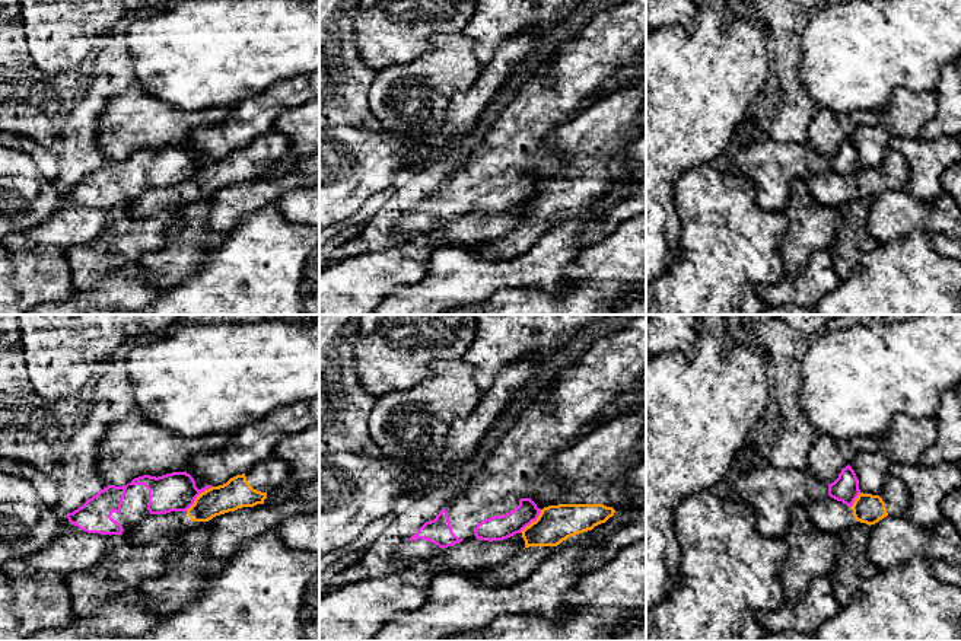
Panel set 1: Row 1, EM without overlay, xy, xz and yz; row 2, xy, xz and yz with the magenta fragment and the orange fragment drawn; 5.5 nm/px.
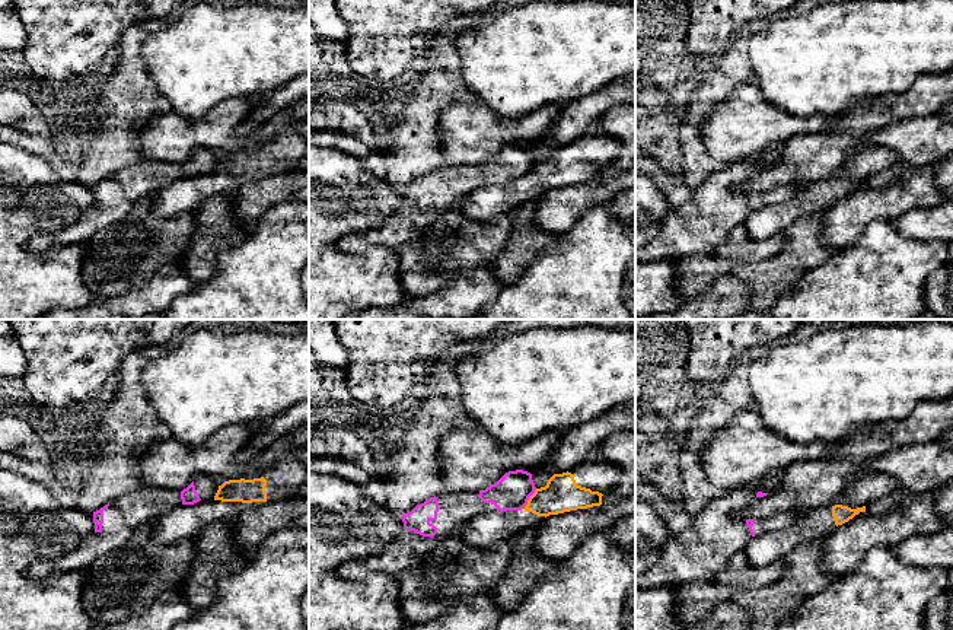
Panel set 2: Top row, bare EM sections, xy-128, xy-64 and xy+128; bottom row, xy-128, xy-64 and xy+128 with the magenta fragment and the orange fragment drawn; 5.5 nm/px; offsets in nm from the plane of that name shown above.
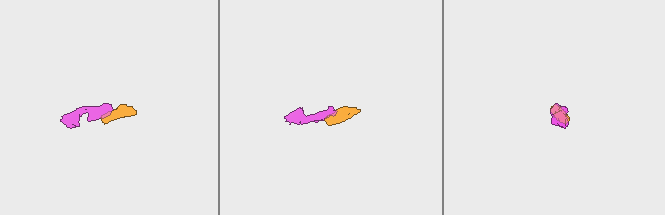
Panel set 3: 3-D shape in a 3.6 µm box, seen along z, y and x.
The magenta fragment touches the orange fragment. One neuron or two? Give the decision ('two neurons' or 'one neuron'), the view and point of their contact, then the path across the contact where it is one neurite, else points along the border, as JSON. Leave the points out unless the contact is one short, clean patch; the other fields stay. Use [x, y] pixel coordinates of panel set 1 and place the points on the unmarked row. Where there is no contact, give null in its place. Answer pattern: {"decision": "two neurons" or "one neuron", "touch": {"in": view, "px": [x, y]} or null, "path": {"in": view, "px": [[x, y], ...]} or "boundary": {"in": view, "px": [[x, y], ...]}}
{"decision": "two neurons", "touch": {"in": "xy", "px": [197, 169]}, "boundary": {"in": "xy", "px": [[212, 160], [206, 162], [185, 184]]}}

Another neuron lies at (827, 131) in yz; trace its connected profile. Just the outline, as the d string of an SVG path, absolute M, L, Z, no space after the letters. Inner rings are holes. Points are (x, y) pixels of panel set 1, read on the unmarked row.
M818 108L808 128L808 143L822 156L831 157L839 152L843 141L850 138L850 131L860 125L878 125L882 114L876 111L856 111L847 117Z

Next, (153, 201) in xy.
M171 185L166 188L150 188L139 198L122 205L124 216L133 219L152 219L160 213L176 213L191 201L194 195L187 185Z

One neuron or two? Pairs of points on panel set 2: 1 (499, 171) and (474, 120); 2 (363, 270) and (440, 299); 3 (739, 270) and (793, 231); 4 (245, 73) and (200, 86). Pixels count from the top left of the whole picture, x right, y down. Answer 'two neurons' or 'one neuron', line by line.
1: two neurons
2: two neurons
3: one neuron
4: one neuron

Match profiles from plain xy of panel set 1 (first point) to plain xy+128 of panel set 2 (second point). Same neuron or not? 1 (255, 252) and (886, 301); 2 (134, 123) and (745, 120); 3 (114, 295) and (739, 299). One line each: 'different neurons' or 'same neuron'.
1: same neuron
2: same neuron
3: same neuron

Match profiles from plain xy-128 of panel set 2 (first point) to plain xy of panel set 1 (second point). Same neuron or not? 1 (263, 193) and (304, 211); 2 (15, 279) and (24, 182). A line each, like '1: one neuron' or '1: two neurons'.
1: two neurons
2: one neuron

